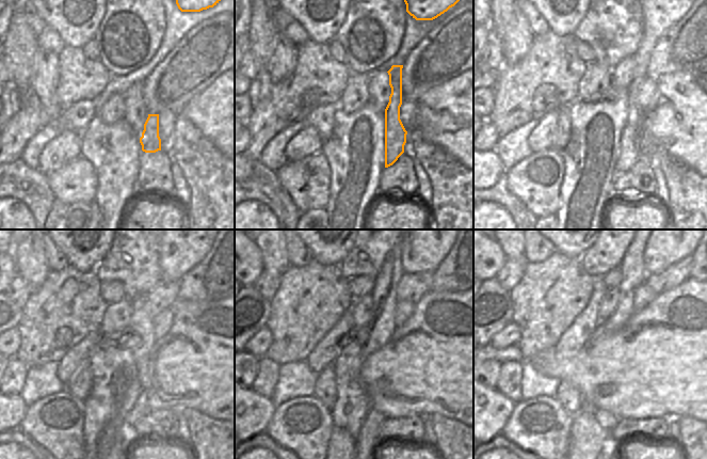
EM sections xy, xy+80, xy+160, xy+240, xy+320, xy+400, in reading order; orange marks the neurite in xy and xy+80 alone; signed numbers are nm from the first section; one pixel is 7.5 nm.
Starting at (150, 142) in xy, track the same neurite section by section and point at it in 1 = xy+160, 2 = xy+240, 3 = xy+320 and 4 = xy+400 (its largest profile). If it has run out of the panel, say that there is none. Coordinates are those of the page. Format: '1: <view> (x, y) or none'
1: xy+160 (660, 12)
2: xy+240 (180, 251)
3: xy+320 (422, 251)
4: xy+400 (661, 251)

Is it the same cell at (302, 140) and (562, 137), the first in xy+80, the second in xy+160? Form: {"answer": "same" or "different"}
{"answer": "different"}

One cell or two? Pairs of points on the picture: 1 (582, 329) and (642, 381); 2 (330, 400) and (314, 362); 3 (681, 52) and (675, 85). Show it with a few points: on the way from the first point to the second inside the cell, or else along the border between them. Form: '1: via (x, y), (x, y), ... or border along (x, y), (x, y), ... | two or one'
1: border along (592, 338), (581, 348), (568, 350) | two
2: border along (331, 365), (327, 365), (317, 375) | two
3: border along (695, 67), (665, 73), (656, 80) | two

